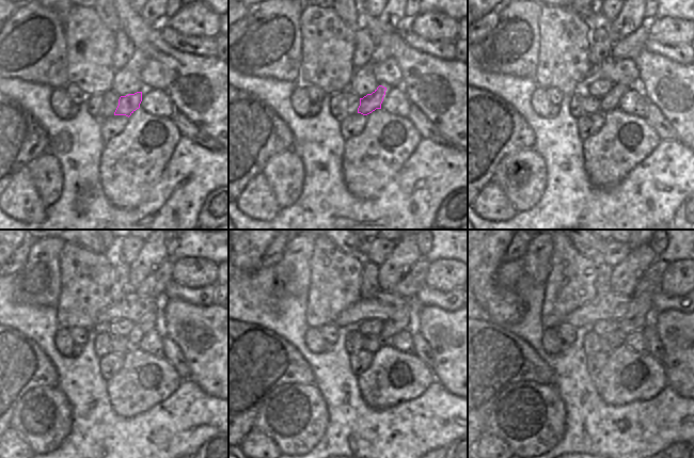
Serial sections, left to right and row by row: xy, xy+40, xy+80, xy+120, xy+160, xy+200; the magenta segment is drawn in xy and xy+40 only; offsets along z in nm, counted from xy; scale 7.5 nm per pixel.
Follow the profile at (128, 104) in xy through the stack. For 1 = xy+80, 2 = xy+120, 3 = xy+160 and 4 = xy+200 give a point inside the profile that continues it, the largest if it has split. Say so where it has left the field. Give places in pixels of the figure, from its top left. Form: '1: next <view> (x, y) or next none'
1: next xy+80 (611, 100)
2: next xy+120 (151, 321)
3: next xy+160 (399, 320)
4: next xy+200 (637, 316)

